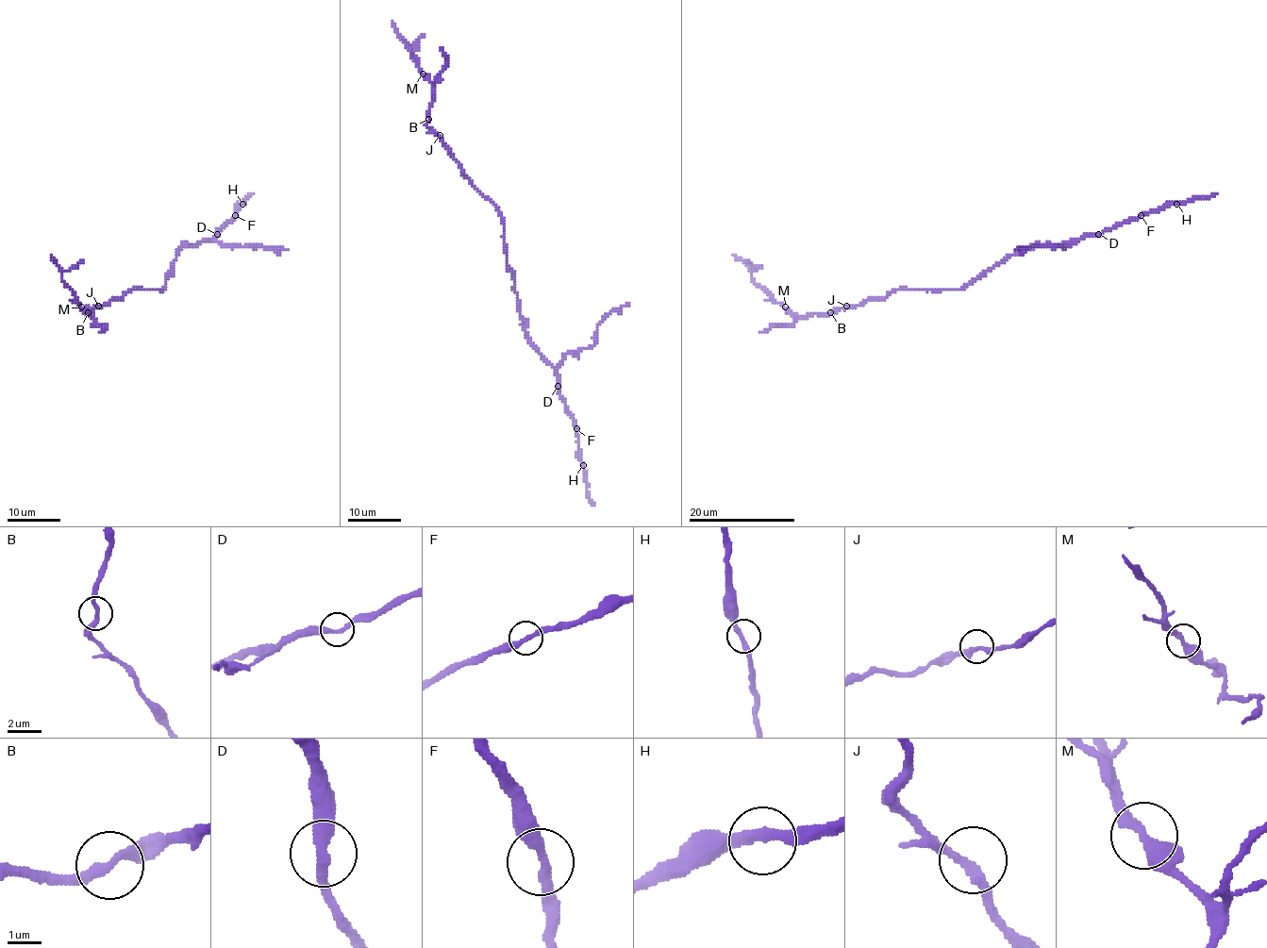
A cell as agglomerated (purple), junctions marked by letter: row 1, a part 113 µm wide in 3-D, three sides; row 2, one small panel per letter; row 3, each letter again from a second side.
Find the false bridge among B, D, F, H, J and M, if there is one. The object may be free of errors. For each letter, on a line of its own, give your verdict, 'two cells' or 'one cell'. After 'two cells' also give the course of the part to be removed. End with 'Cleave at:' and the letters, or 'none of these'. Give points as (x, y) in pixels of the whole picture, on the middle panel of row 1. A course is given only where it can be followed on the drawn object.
B: one cell
D: one cell
F: one cell
H: one cell
J: one cell
M: two cells | (422, 74), (404, 39), (414, 44), (425, 35)
Cleave at: M

